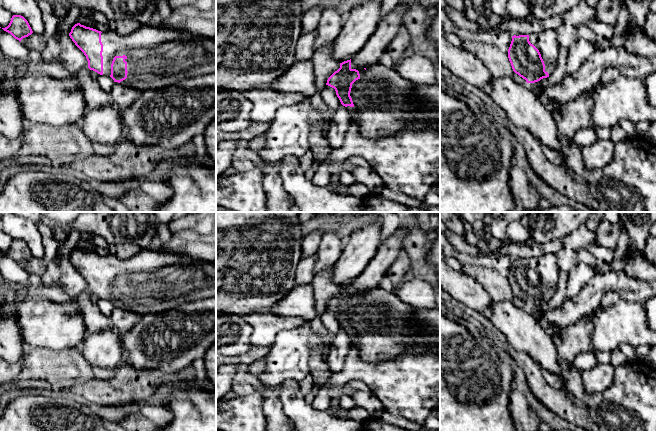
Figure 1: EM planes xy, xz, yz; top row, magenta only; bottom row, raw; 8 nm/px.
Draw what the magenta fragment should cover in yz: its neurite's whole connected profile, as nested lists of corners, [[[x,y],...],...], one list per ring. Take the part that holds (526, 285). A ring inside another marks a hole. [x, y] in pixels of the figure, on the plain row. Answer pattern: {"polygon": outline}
{"polygon": [[[549,253],[541,257],[512,260],[508,282],[516,298],[527,307],[535,307],[555,295],[559,275],[556,257]]]}

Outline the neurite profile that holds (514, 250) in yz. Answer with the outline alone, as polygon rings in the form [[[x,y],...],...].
[[[554,239],[545,244],[536,244],[532,247],[528,247],[523,243],[517,243],[512,240],[508,240],[503,246],[497,248],[496,252],[503,252],[512,260],[516,259],[529,259],[532,257],[541,257],[545,254],[555,254],[563,249],[563,243],[561,239]]]

